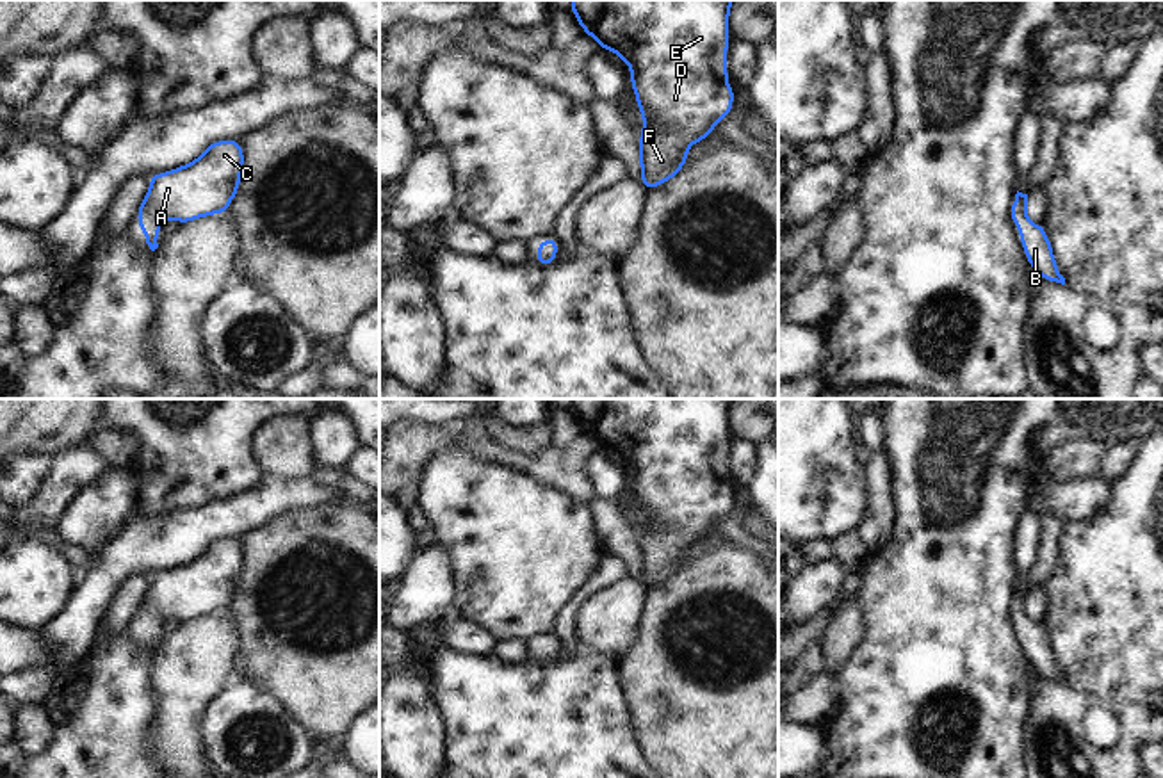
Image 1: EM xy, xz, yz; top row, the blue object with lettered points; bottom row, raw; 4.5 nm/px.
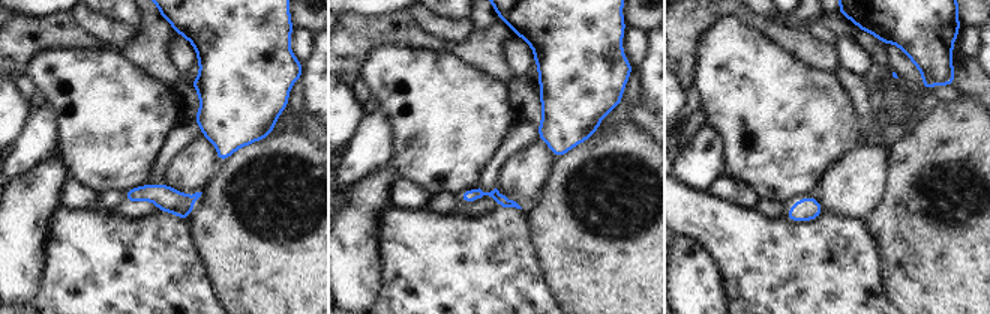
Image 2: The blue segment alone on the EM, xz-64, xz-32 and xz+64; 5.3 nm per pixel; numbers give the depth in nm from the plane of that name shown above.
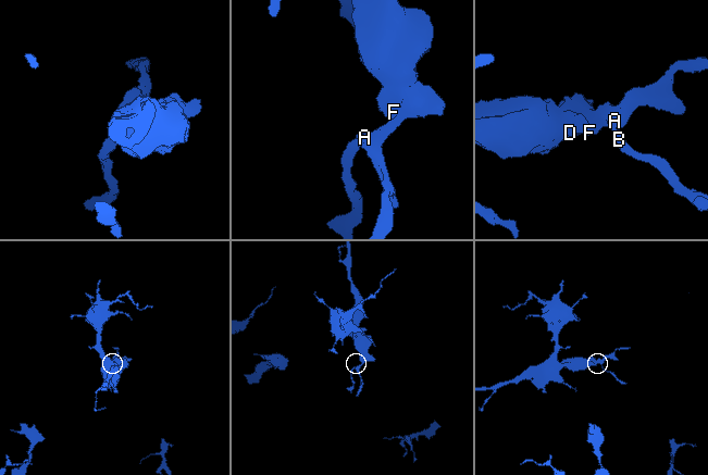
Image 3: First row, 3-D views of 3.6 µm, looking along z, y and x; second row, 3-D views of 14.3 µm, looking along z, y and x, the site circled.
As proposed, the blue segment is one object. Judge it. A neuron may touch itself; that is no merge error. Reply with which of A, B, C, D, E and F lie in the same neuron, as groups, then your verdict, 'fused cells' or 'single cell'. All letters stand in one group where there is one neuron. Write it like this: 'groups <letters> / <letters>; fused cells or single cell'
groups A B C D E F; single cell

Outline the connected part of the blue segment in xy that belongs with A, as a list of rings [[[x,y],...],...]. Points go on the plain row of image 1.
[[[223,538],[208,543],[196,559],[182,566],[150,573],[150,588],[137,609],[137,623],[150,648],[159,646],[162,618],[191,621],[226,612],[240,584],[242,564],[244,550],[239,538]]]

